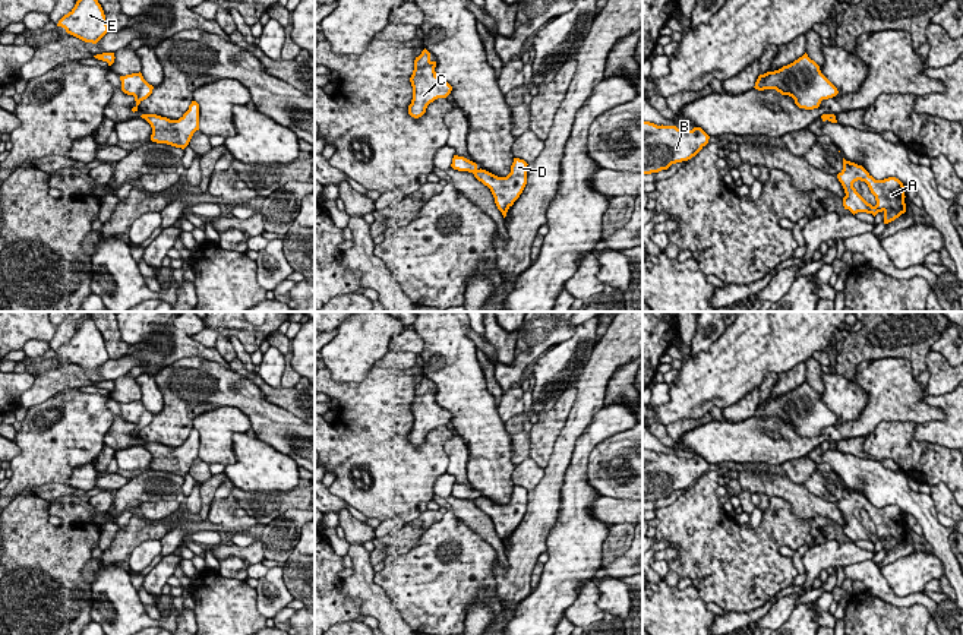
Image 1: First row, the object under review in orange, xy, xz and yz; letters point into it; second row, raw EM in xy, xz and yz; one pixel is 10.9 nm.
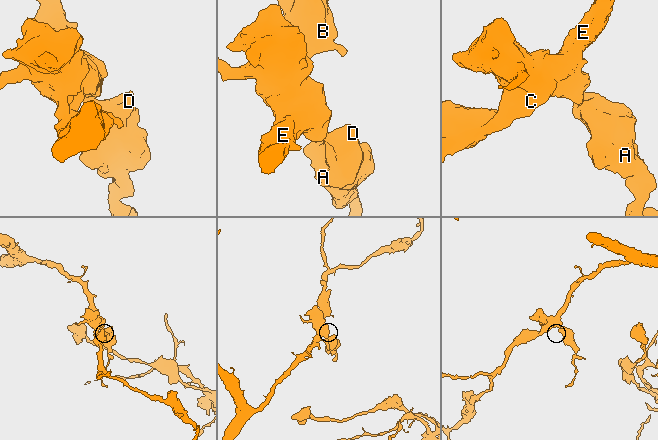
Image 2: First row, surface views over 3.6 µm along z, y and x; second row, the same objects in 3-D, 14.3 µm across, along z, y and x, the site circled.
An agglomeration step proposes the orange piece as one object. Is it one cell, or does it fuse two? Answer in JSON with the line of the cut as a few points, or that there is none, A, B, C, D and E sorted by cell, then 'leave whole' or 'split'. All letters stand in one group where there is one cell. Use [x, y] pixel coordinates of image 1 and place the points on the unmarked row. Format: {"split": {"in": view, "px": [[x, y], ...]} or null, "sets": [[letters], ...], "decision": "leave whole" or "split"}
{"split": {"in": "xz", "px": [[476, 496], [473, 501]]}, "sets": [["A", "D"], ["B", "C", "E"]], "decision": "split"}

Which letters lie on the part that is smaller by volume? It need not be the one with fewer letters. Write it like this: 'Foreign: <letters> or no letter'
Foreign: A, D

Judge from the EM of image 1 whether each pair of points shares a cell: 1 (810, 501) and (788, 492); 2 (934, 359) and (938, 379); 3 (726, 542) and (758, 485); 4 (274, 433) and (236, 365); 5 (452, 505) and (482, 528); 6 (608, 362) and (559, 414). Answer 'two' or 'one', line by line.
1: one
2: one
3: two
4: two
5: one
6: two

